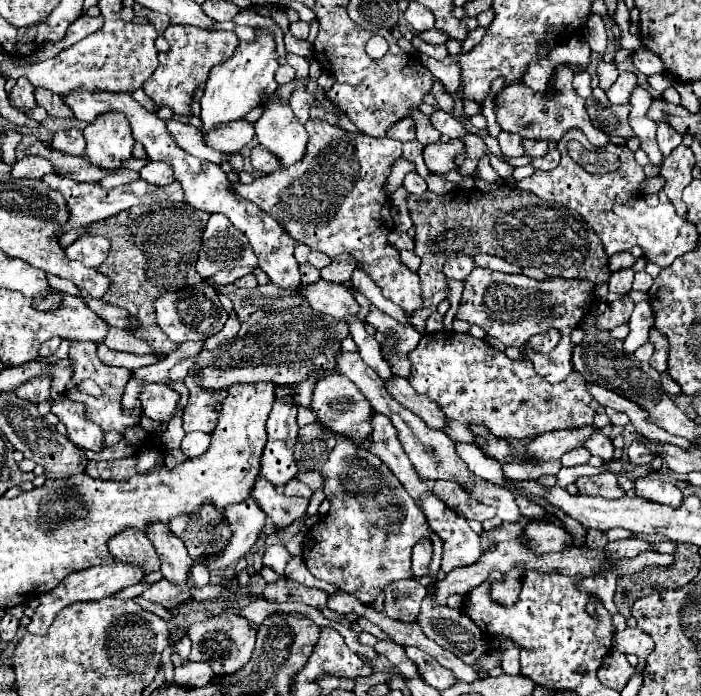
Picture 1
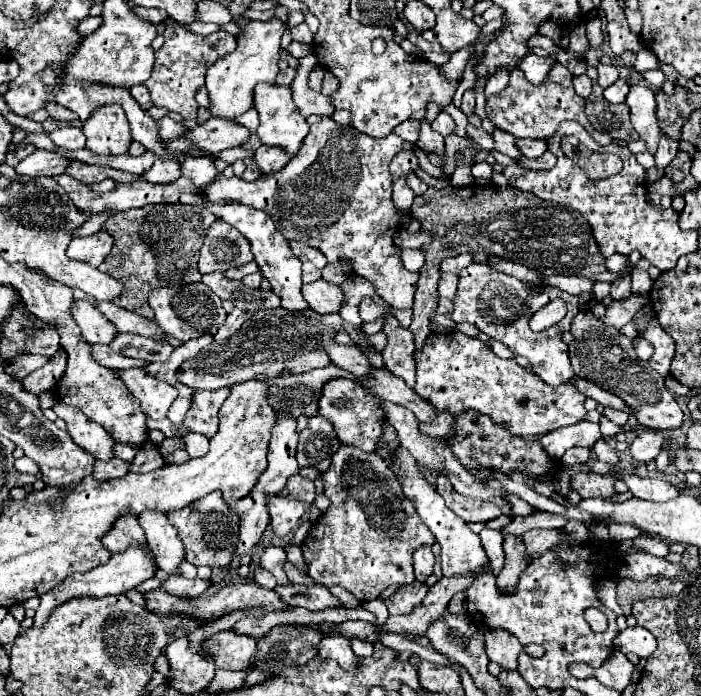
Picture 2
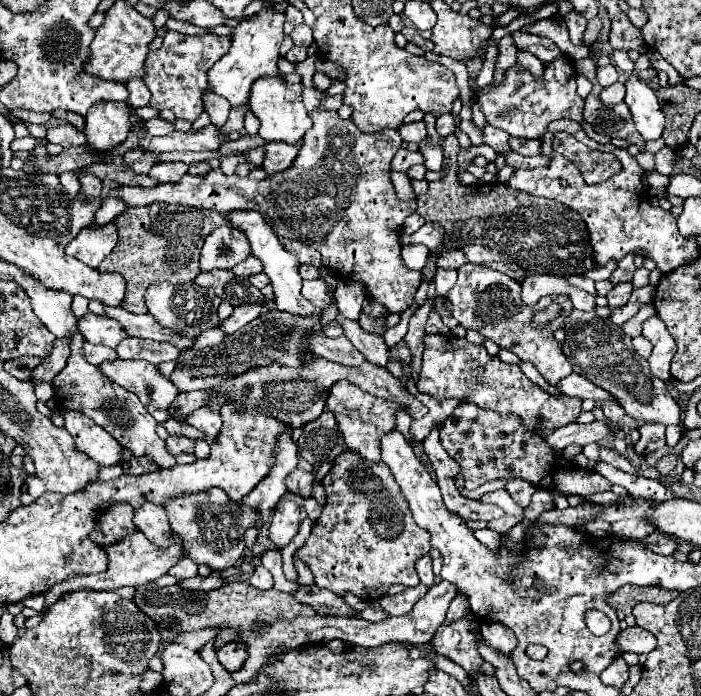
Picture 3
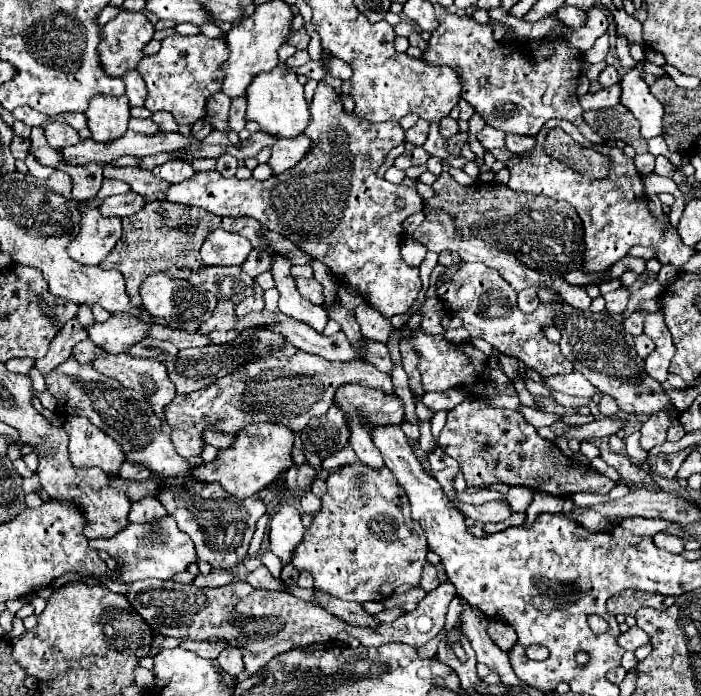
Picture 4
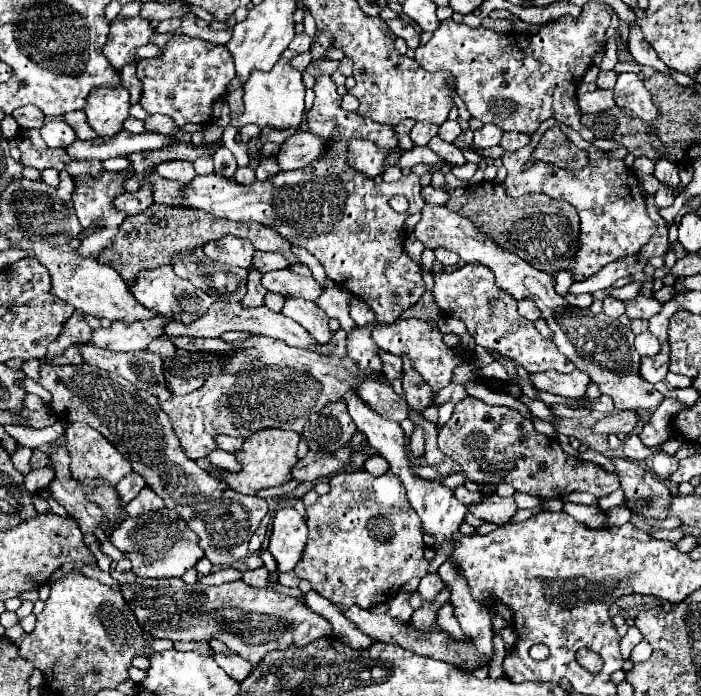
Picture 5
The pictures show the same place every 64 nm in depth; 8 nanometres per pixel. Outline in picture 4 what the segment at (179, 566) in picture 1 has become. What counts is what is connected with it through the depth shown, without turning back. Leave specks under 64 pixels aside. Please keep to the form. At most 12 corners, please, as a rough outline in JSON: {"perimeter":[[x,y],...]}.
{"perimeter":[[156,496],[132,502],[130,522],[152,522],[166,510]]}

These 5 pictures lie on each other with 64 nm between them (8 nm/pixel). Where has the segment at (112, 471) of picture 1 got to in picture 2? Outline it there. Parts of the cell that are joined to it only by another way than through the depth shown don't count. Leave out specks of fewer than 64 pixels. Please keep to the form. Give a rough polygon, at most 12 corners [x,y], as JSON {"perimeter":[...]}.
{"perimeter":[[120,458],[94,464],[96,480],[112,480],[128,474],[128,462]]}

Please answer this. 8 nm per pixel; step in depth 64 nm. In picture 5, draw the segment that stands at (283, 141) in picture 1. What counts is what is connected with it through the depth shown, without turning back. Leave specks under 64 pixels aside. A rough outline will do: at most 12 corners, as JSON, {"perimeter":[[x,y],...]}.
{"perimeter":[[280,58],[244,82],[246,124],[300,128],[302,74]]}

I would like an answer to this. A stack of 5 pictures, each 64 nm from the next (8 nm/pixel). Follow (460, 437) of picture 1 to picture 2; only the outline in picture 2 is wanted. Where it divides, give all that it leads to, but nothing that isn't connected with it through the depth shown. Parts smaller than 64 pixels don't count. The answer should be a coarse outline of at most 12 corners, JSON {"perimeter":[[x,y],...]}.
{"perimeter":[[436,410],[431,423],[420,423],[420,431],[432,438],[454,434],[453,416]]}

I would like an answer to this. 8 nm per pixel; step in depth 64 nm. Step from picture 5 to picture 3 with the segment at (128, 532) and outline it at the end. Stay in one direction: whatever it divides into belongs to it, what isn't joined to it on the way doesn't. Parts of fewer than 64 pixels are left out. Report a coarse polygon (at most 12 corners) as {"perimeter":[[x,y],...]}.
{"perimeter":[[140,530],[104,546],[102,574],[54,584],[46,606],[72,590],[116,590],[166,576],[186,556],[182,538],[160,548]]}

